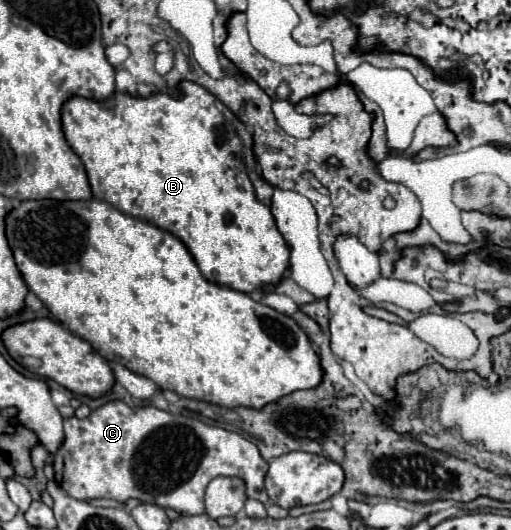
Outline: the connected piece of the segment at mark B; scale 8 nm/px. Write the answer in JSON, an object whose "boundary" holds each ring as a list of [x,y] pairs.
{"boundary":[[[181,81],[175,91],[177,97],[169,91],[147,97],[115,91],[103,101],[69,97],[63,103],[63,133],[85,165],[93,197],[179,237],[211,283],[227,285],[241,293],[251,293],[267,283],[275,285],[289,267],[289,245],[271,215],[273,187],[259,177],[253,135],[227,105],[201,85]]]}

